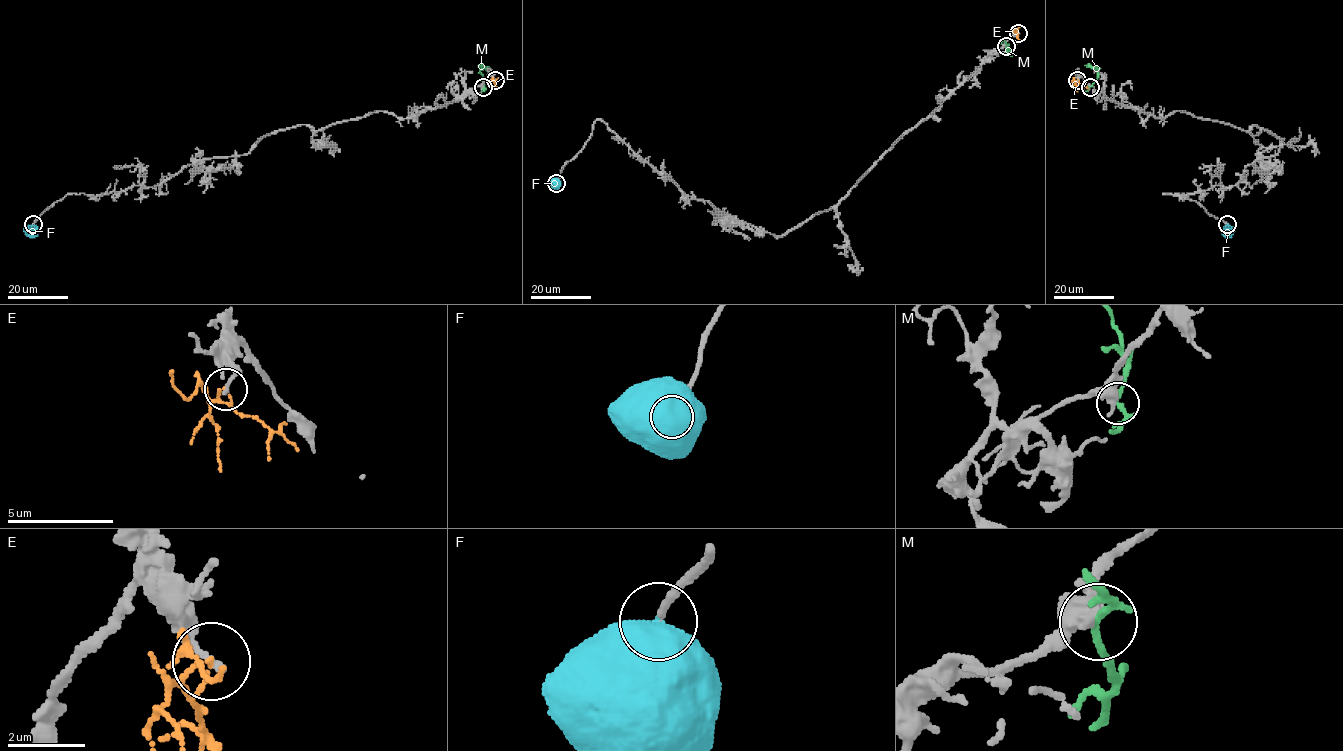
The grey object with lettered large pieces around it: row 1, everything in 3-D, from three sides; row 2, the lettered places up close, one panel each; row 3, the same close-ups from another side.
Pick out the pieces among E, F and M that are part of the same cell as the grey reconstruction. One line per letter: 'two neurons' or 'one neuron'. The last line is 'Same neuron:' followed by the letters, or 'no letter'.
E: two neurons
F: one neuron
M: two neurons
Same neuron: F

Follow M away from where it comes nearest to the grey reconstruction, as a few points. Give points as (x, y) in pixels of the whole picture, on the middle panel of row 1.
M: (1006, 46), (1007, 53), (1004, 54), (1006, 47), (1002, 41)

